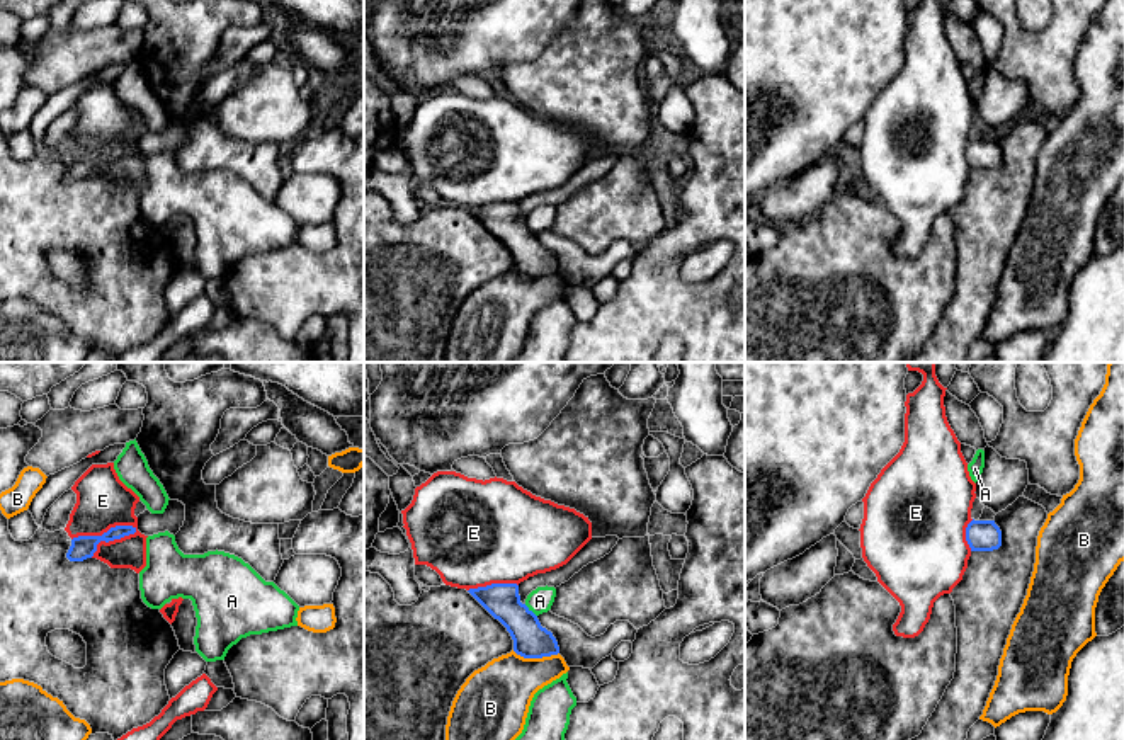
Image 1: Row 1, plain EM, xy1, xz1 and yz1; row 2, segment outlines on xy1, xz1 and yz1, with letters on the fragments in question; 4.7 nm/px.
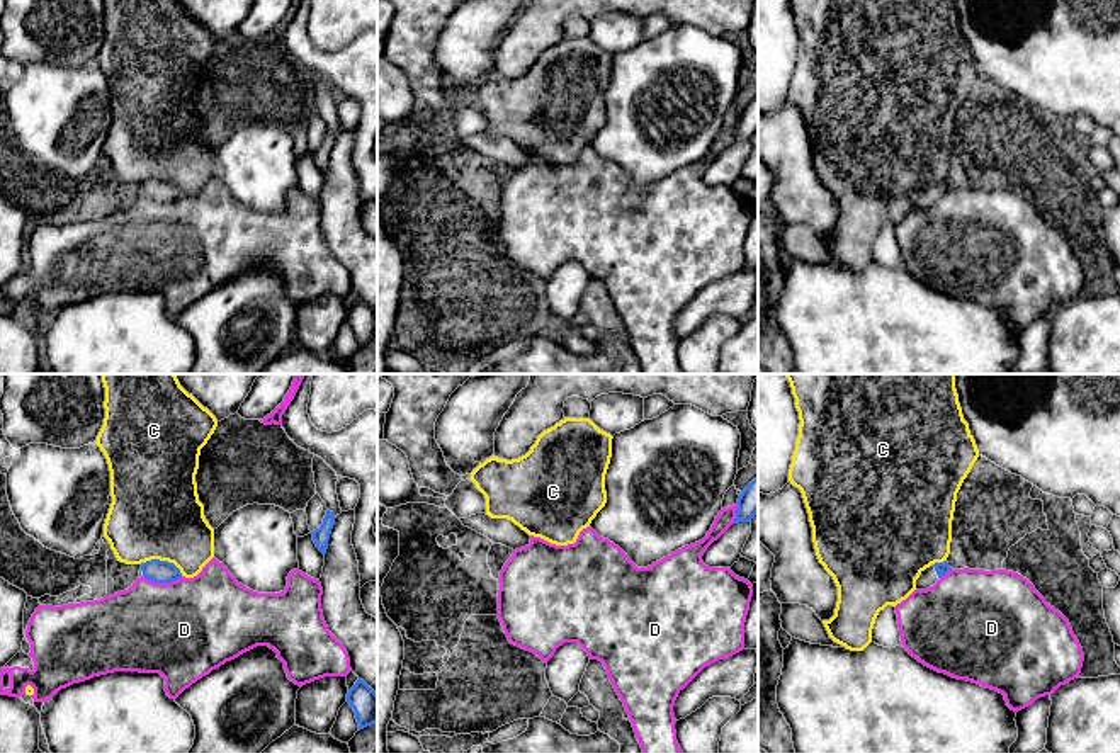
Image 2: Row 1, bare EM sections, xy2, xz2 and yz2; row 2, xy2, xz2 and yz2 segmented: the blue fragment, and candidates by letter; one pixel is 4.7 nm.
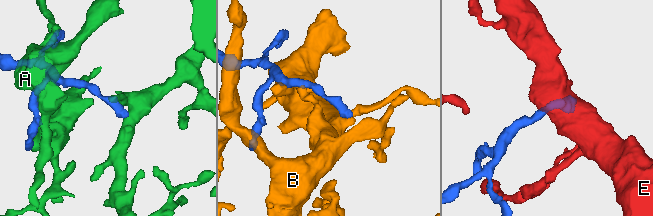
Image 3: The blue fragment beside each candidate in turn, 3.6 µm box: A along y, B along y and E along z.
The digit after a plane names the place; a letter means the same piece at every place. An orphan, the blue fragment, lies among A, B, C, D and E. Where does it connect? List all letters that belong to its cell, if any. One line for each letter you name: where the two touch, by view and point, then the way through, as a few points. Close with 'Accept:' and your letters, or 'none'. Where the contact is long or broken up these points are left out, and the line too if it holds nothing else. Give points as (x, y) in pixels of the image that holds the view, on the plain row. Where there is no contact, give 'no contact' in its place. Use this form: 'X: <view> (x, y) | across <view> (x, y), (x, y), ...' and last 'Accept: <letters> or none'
Accept: none

